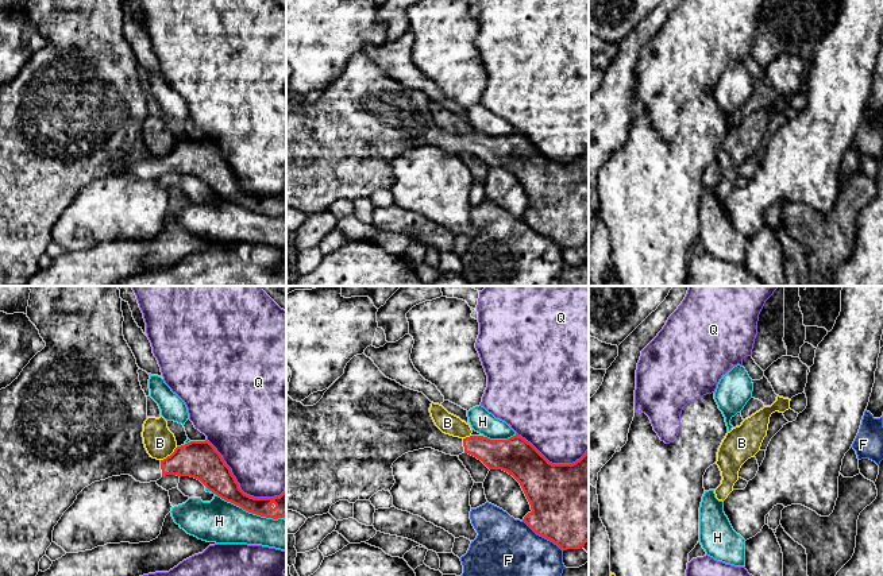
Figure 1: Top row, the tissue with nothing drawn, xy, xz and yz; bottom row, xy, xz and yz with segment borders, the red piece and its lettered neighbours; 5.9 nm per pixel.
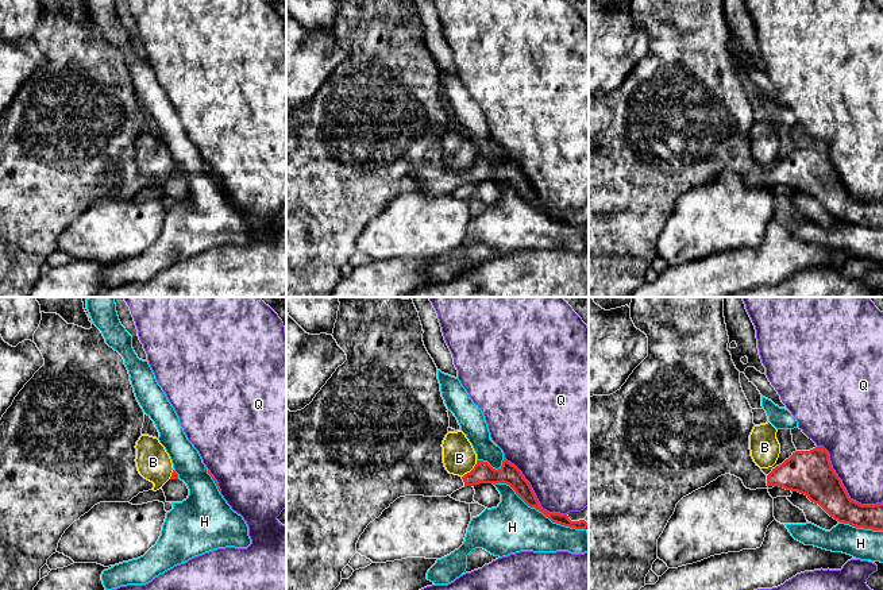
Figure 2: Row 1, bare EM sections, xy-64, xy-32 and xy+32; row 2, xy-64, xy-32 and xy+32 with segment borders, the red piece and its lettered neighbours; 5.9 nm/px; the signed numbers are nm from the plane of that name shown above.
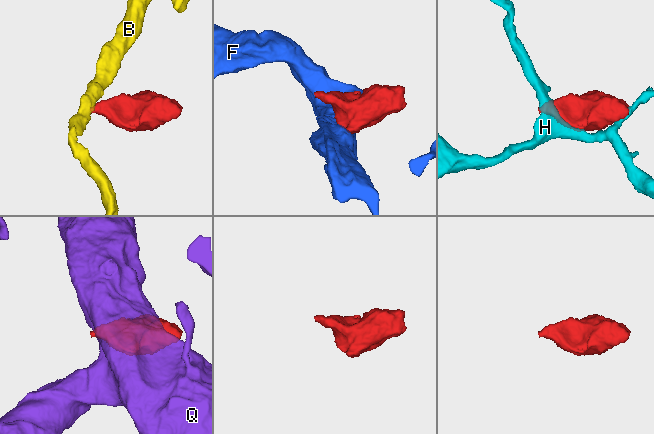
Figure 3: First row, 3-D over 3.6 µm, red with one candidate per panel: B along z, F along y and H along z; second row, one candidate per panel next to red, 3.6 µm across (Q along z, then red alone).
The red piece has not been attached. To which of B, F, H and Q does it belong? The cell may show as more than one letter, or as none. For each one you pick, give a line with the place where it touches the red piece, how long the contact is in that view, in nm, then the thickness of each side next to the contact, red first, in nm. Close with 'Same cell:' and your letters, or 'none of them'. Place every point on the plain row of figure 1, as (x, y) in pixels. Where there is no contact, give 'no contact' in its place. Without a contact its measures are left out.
Same cell: none of them

